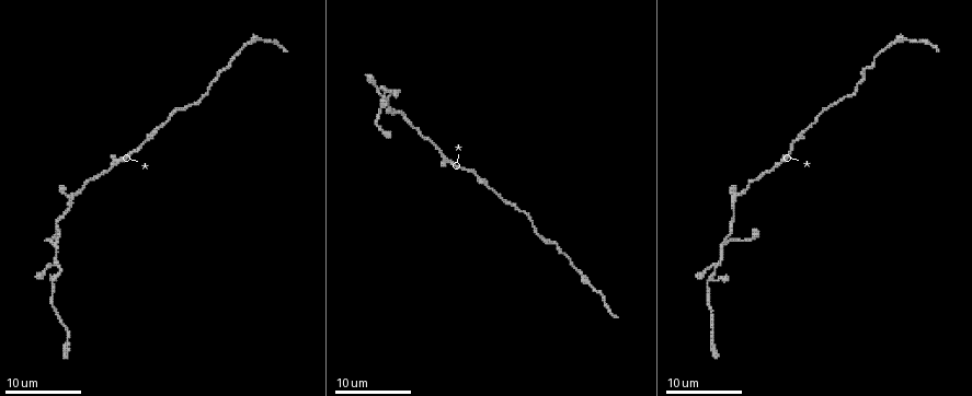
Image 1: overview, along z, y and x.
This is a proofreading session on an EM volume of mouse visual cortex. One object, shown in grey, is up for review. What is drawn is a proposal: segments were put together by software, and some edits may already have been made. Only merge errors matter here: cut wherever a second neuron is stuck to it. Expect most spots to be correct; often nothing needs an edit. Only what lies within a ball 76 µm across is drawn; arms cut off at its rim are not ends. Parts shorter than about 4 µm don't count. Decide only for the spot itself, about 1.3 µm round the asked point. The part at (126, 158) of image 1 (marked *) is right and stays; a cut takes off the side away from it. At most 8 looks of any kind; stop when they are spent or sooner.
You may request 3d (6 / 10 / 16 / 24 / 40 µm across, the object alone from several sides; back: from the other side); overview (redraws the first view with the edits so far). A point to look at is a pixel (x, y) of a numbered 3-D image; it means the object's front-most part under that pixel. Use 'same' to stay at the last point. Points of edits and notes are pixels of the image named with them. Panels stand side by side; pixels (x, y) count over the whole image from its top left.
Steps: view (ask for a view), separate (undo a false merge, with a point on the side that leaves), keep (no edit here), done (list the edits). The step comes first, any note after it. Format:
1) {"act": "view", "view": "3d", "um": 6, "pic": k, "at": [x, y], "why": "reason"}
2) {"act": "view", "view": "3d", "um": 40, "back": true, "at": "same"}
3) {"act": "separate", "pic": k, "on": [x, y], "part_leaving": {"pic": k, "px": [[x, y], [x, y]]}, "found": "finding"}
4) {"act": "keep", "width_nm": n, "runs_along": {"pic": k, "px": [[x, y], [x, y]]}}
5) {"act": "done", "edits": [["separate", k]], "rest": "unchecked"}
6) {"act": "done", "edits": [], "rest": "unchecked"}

{"act": "view", "view": "3d", "um": 10, "pic": 1, "at": [486, 184], "why": "sudden change in width"}

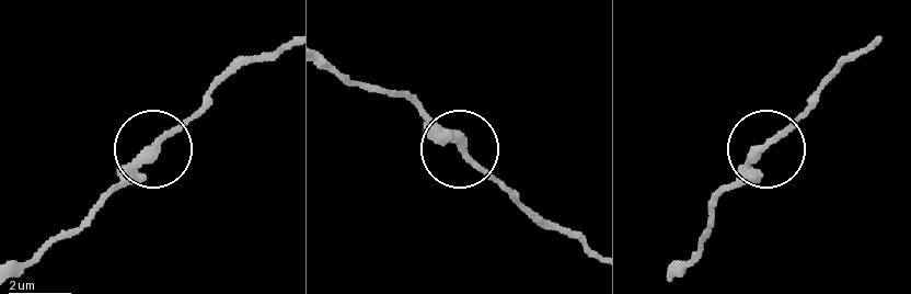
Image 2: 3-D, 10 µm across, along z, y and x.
{"act": "keep", "width_nm": 260, "runs_along": {"pic": 2, "px": [[342, 74], [410, 97], [509, 196]]}, "found": "one neuron here"}

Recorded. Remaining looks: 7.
{"act": "view", "view": "3d", "um": 6, "pic": 1, "at": [71, 205], "why": "sudden change in width"}

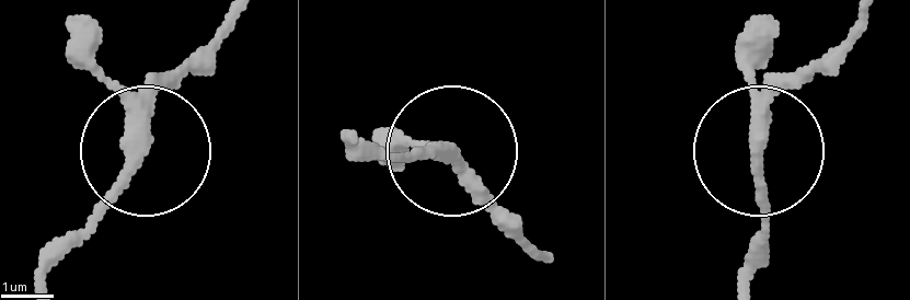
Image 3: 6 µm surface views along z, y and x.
{"act": "keep", "width_nm": 290, "runs_along": {"pic": 3, "px": [[542, 254], [450, 154], [349, 154]]}, "found": "all the same neuron"}

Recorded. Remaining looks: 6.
{"act": "view", "view": "3d", "um": 16, "pic": 1, "at": [908, 41], "why": "thick turns thin"}

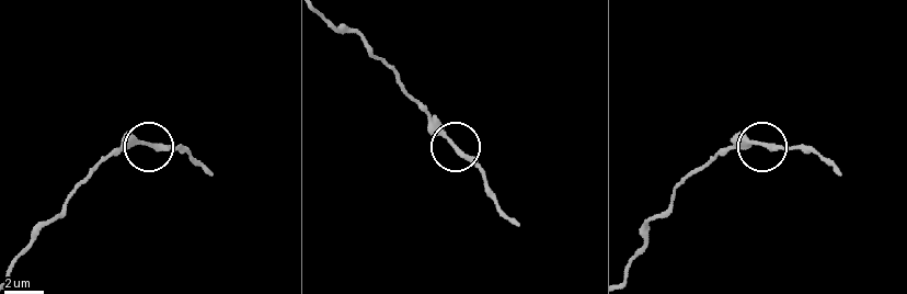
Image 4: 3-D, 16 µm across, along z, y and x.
{"act": "keep", "width_nm": 230, "runs_along": {"pic": 4, "px": [[14, 258], [115, 153], [135, 145], [187, 149]]}, "found": "all the same neuron"}

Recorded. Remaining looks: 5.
{"act": "view", "view": "3d", "um": 10, "pic": 1, "at": [54, 245], "why": "three-way junction"}

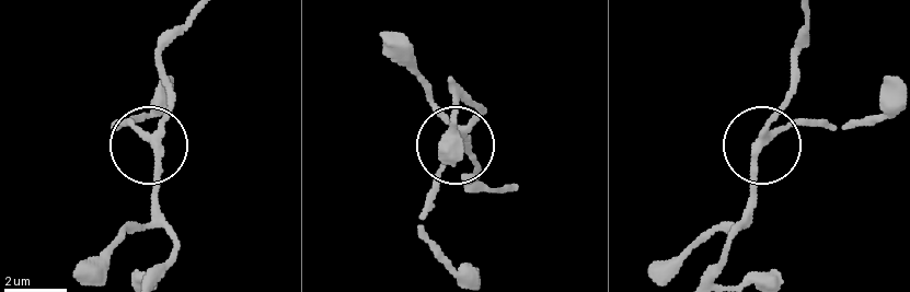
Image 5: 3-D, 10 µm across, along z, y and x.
{"act": "keep", "arms": 3, "runs_along": {"pic": 5, "px": [[805, 16], [786, 102], [763, 139], [797, 126], [850, 126]]}, "found": "one neuron here"}

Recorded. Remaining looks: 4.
{"act": "done", "edits": [], "rest": "unchecked"}

